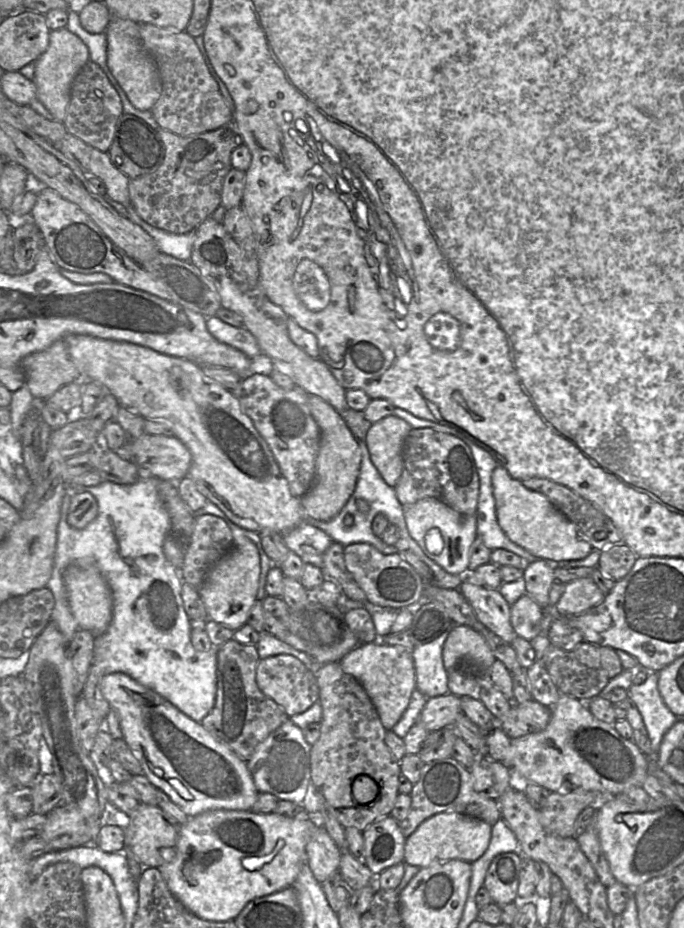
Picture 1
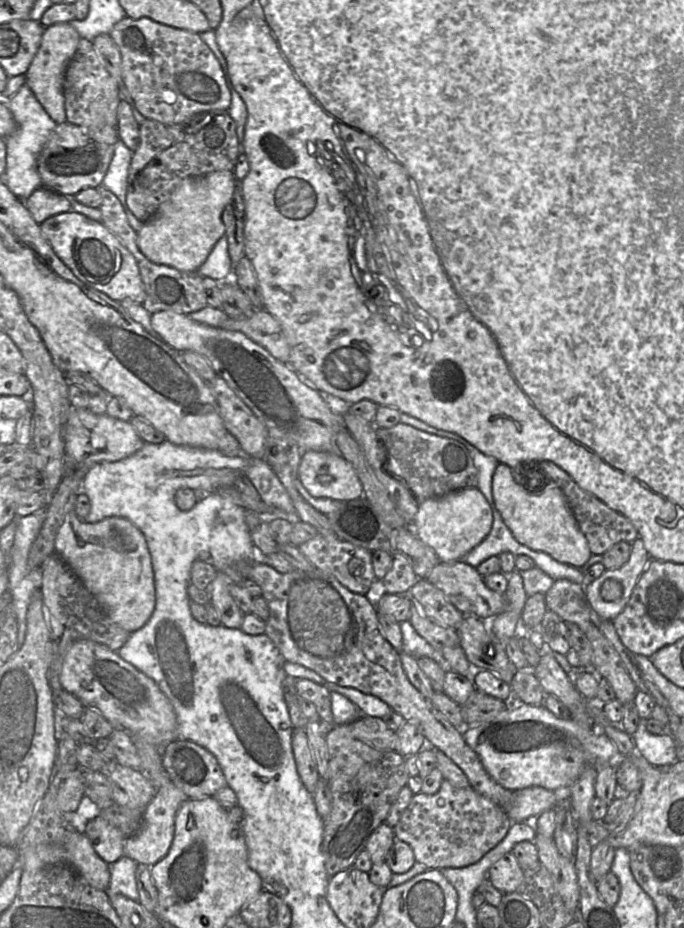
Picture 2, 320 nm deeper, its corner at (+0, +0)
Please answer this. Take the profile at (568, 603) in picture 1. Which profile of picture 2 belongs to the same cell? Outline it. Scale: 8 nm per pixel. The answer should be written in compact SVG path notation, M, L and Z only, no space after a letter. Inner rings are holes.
M637 537L637 539L631 543L629 560L622 567L605 570L598 578L588 584L584 584L584 592L587 602L600 618L612 621L624 609L639 577L644 572L650 559L642 539Z

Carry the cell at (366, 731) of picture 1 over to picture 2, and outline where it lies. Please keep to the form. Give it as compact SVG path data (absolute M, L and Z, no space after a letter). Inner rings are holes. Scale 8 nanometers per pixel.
M348 724L336 725L326 736L329 753L328 785L331 811L324 819L322 852L329 877L354 867L373 831L387 819L409 774L405 757L396 751L377 750L348 733Z

